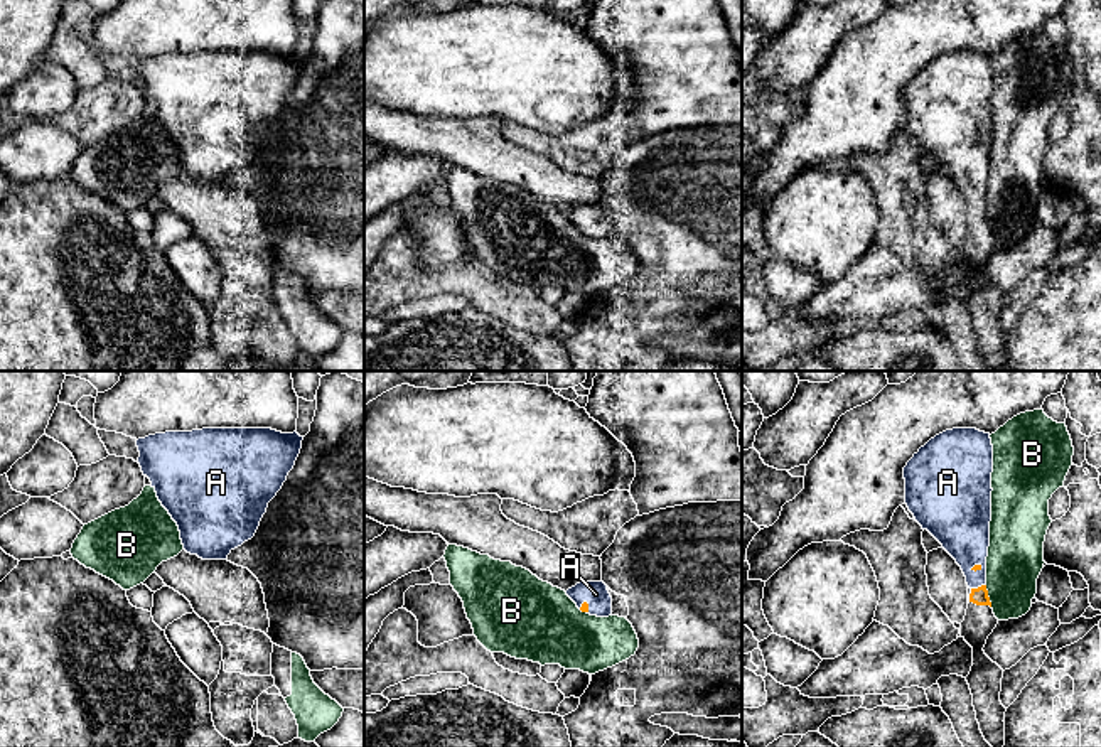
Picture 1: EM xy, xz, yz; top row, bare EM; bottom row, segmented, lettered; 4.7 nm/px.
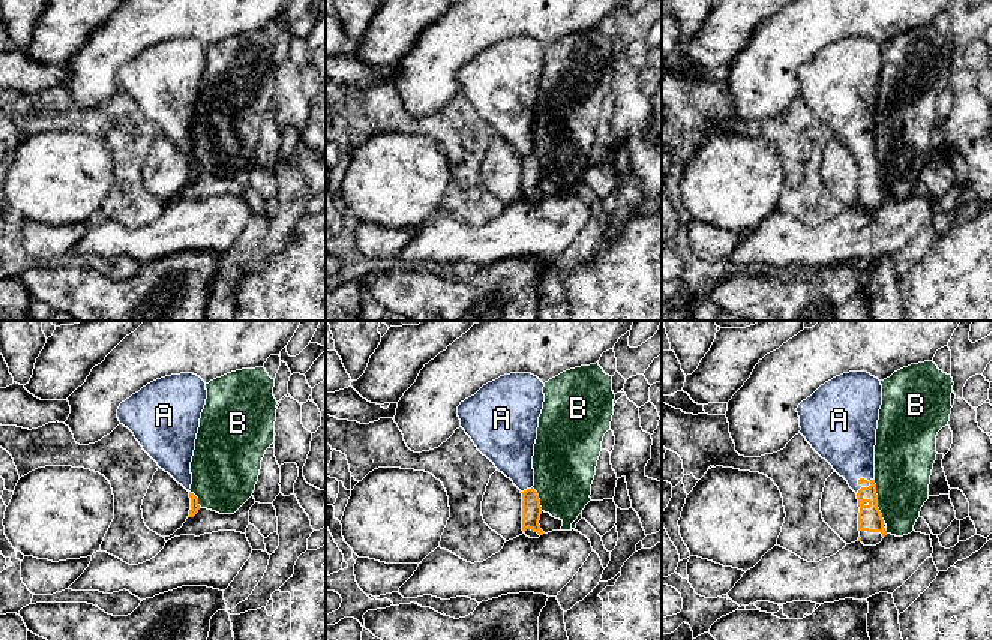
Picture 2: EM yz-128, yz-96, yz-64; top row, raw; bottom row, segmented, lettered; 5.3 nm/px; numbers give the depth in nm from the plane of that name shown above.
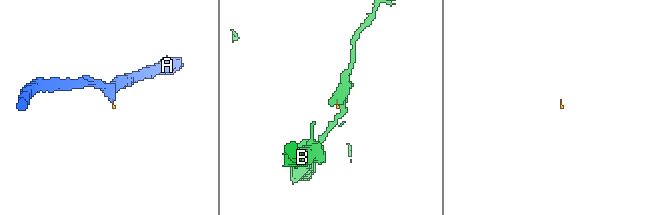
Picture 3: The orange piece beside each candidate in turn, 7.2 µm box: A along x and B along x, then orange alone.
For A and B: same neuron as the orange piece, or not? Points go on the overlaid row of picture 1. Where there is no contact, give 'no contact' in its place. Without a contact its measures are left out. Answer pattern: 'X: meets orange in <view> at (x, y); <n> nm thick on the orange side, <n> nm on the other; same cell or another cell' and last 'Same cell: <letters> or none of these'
A: meets orange in yz at (978, 587); 80 nm thick on the orange side, 220 nm on the other; same cell
B: meets orange in yz at (987, 596); 80 nm thick on the orange side, 280 nm on the other; another cell
Same cell: A

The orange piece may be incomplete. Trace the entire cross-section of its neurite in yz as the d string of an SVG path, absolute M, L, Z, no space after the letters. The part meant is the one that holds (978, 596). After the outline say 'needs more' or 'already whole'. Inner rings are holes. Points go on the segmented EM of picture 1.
M953 428L931 438L904 467L905 504L961 567L971 588L961 637L973 648L966 681L991 747L1005 745L1003 669L983 651L998 624L986 590L993 445L990 433Z | needs more

